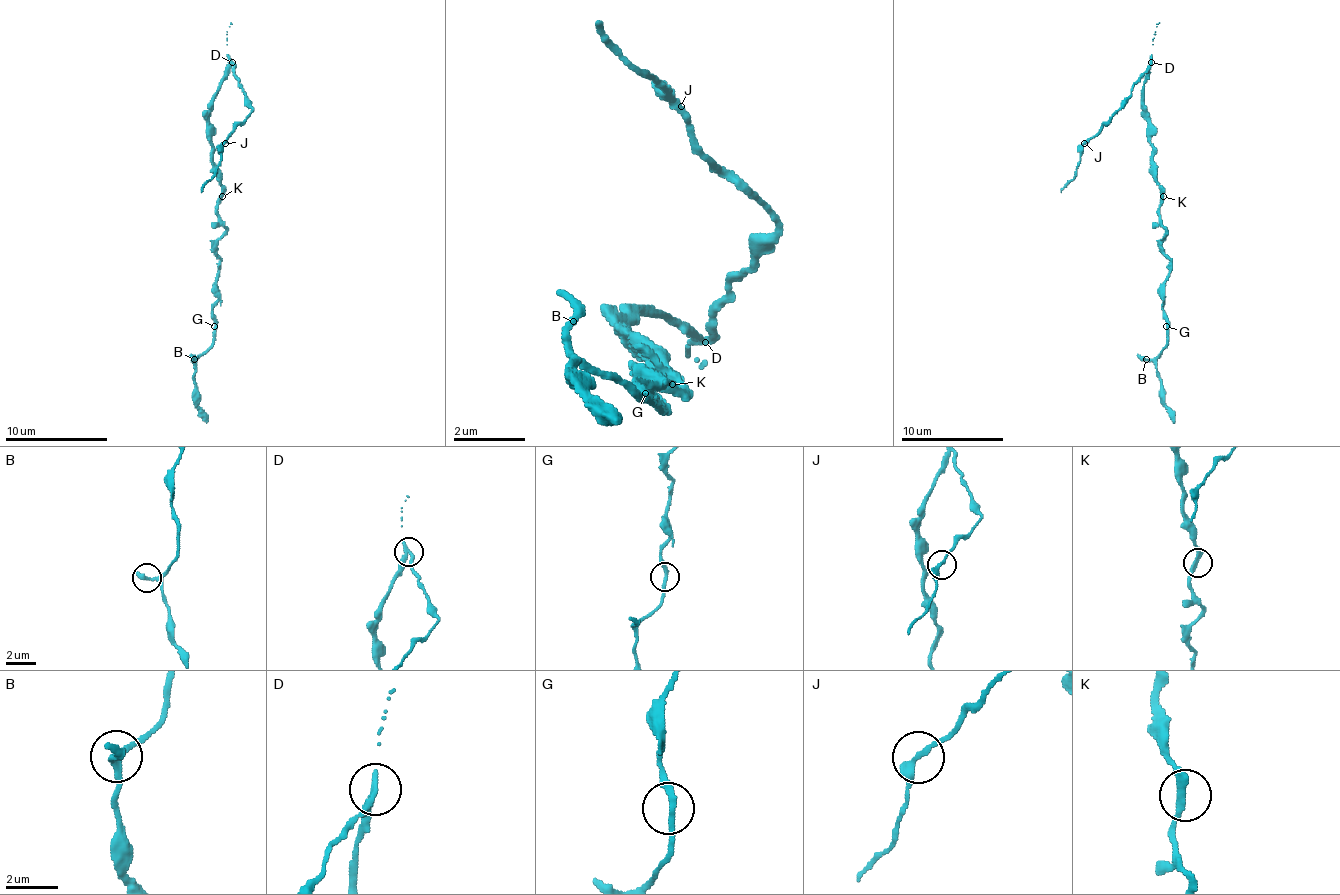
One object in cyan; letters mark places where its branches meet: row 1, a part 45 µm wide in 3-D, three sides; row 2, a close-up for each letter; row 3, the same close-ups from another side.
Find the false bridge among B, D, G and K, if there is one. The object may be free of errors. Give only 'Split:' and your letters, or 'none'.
Split: D

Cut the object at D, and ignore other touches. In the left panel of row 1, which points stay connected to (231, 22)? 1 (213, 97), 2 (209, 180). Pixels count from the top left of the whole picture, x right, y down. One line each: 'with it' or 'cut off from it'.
1: with it
2: cut off from it

